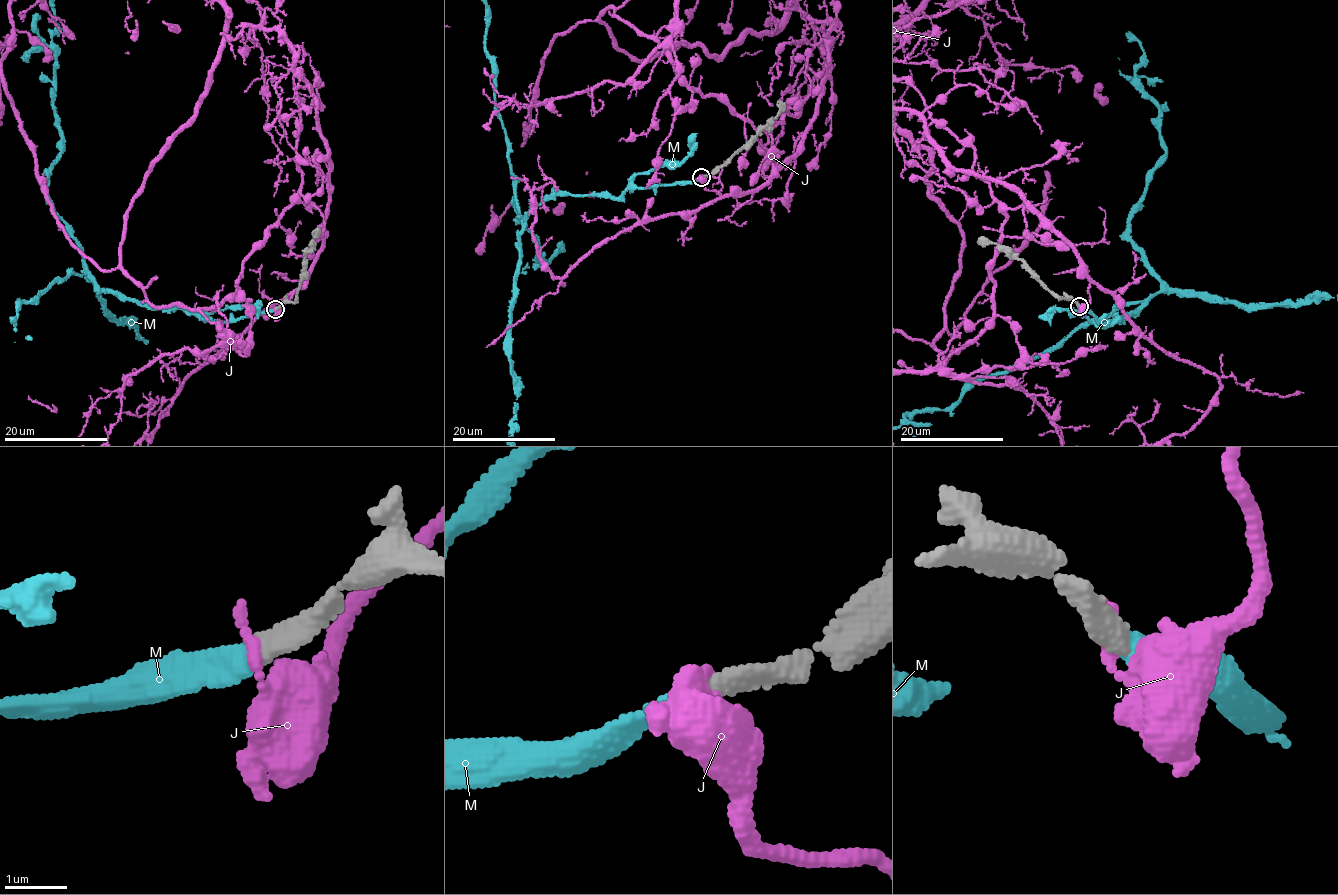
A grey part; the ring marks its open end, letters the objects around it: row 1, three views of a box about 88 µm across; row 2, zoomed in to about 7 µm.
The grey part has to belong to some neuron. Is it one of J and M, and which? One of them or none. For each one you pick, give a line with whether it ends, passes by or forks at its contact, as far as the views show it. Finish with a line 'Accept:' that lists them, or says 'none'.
M: it ends
Accept: M

